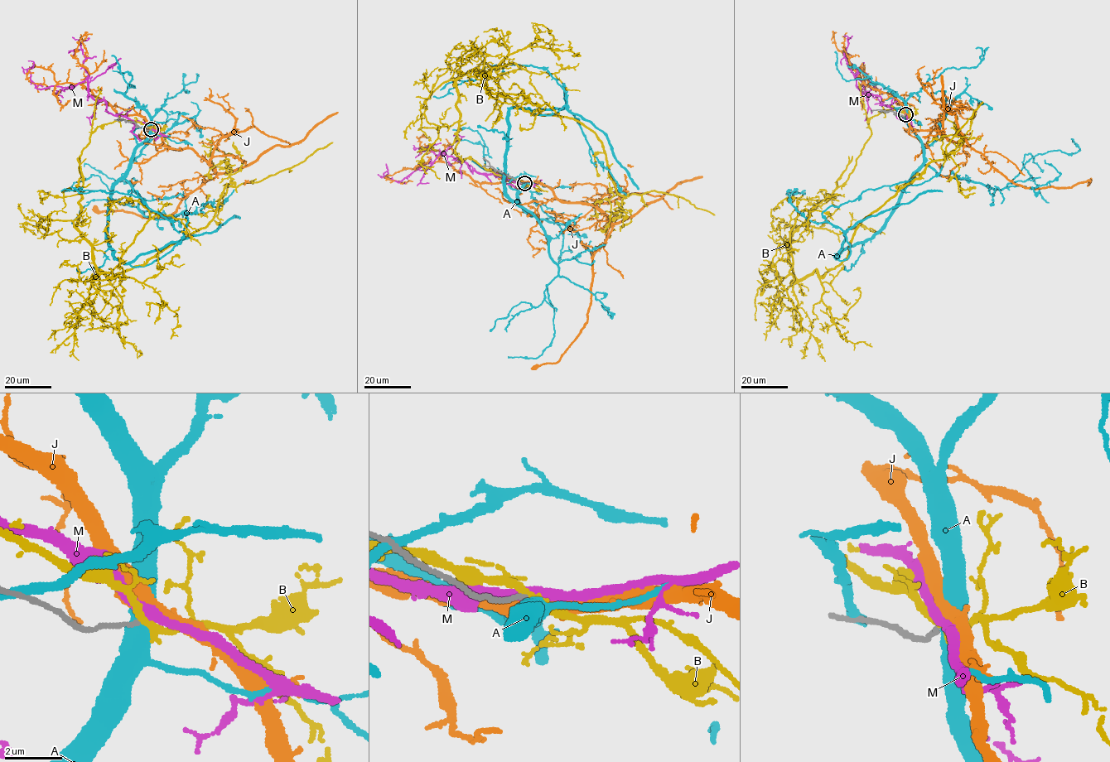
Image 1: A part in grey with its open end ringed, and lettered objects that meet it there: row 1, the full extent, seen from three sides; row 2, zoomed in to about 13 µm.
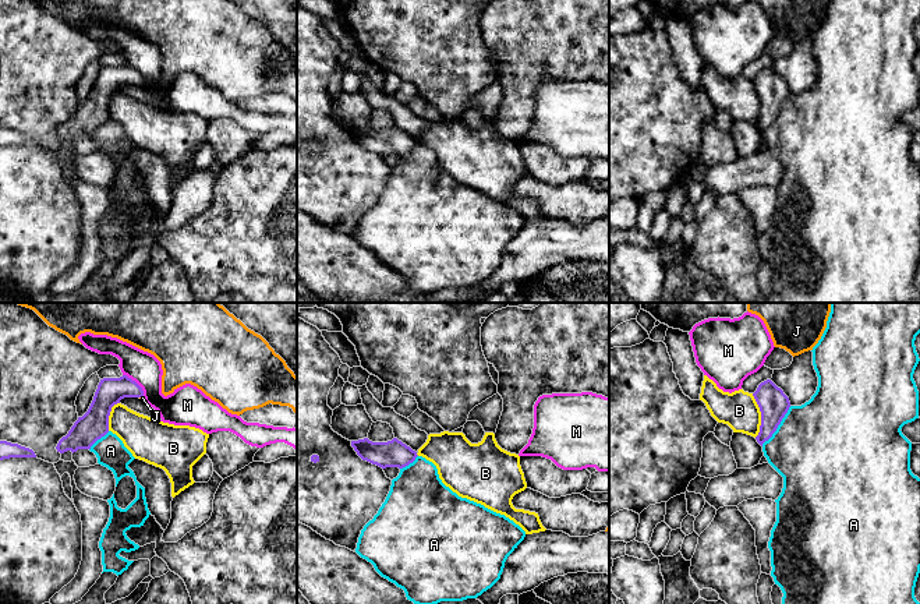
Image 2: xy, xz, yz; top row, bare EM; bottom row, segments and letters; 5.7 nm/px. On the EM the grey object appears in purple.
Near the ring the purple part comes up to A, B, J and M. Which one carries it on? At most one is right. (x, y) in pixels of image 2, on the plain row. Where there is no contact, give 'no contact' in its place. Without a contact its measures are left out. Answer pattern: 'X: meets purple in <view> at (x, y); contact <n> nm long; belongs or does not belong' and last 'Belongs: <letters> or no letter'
A: meets purple in yz at (778, 112); contact 280 nm long; does not belong
B: meets purple in yz at (761, 103); contact 260 nm long; does not belong
J: meets purple in xy at (141, 84); contact 30 nm long; belongs
M: meets purple in xy at (135, 70); contact 180 nm long; does not belong
Belongs: J

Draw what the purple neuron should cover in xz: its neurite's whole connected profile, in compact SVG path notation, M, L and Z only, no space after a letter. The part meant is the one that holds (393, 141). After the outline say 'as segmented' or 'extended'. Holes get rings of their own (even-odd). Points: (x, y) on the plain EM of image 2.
M364 126L351 128L351 134L362 148L367 148L382 156L403 156L413 151L418 144L415 138L413 138L397 126L393 126L388 130L372 130L368 126Z; as segmented

